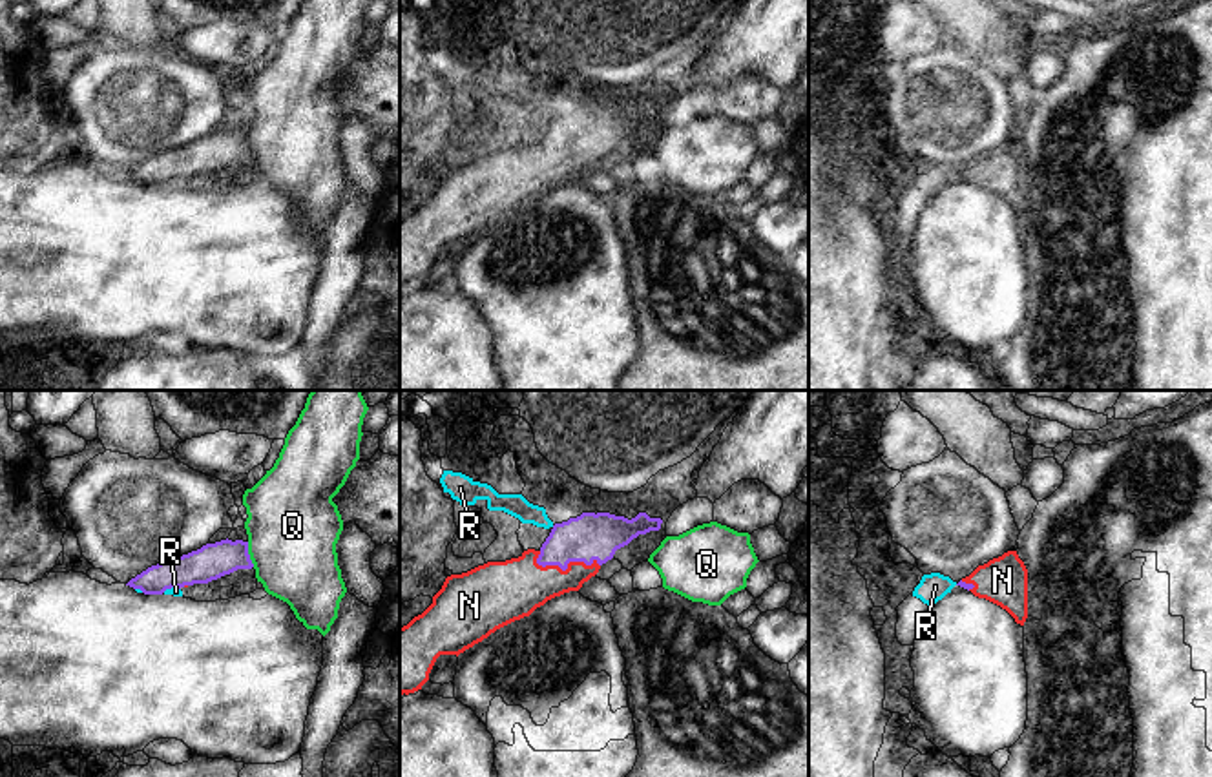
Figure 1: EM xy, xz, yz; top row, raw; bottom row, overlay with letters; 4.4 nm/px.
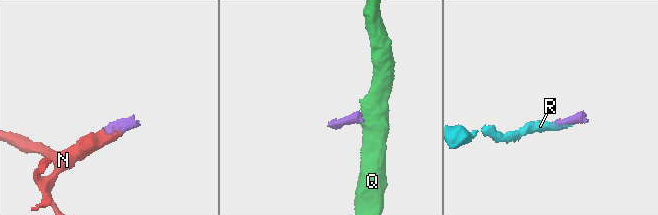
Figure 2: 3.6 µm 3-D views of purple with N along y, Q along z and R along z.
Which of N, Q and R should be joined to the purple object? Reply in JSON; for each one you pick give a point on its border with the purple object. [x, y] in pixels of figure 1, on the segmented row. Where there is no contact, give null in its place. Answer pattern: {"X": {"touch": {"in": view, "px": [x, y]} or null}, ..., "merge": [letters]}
{"N": {"touch": {"in": "xz", "px": [566, 566]}}, "merge": ["N"]}

